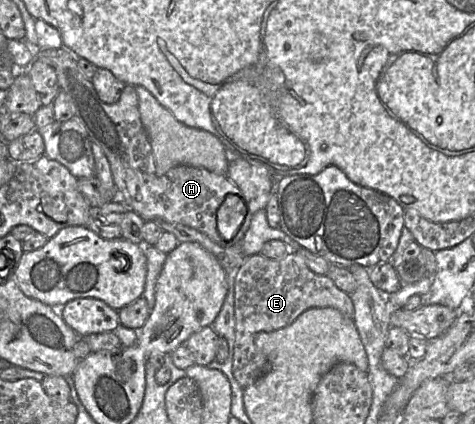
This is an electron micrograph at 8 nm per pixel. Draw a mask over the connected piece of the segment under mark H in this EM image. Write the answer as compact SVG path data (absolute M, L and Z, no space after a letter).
M62 45L60 48L38 48L35 57L35 59L41 60L54 68L60 89L66 92L73 101L75 106L74 117L77 117L83 124L91 142L97 143L104 151L111 166L114 182L121 194L122 202L145 221L162 219L171 223L179 223L204 233L213 242L223 247L231 246L237 242L242 243L242 239L251 225L253 213L247 212L239 232L230 241L224 240L217 228L217 211L224 200L229 195L236 195L244 199L239 187L227 175L213 173L205 168L190 165L178 165L171 168L164 175L157 176L155 157L149 136L141 121L139 98L135 86L126 84L119 101L114 104L105 103L99 98L92 81L87 79L79 69L77 65L78 58L81 57L65 45Z

